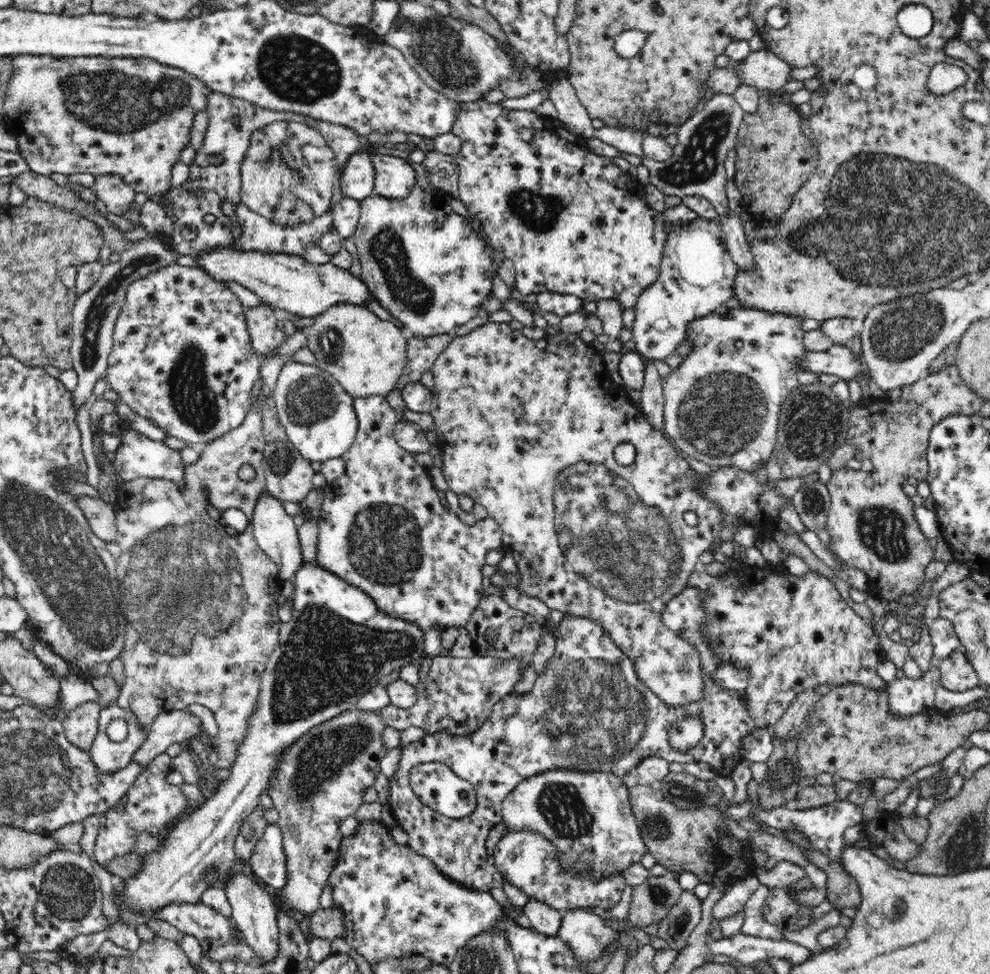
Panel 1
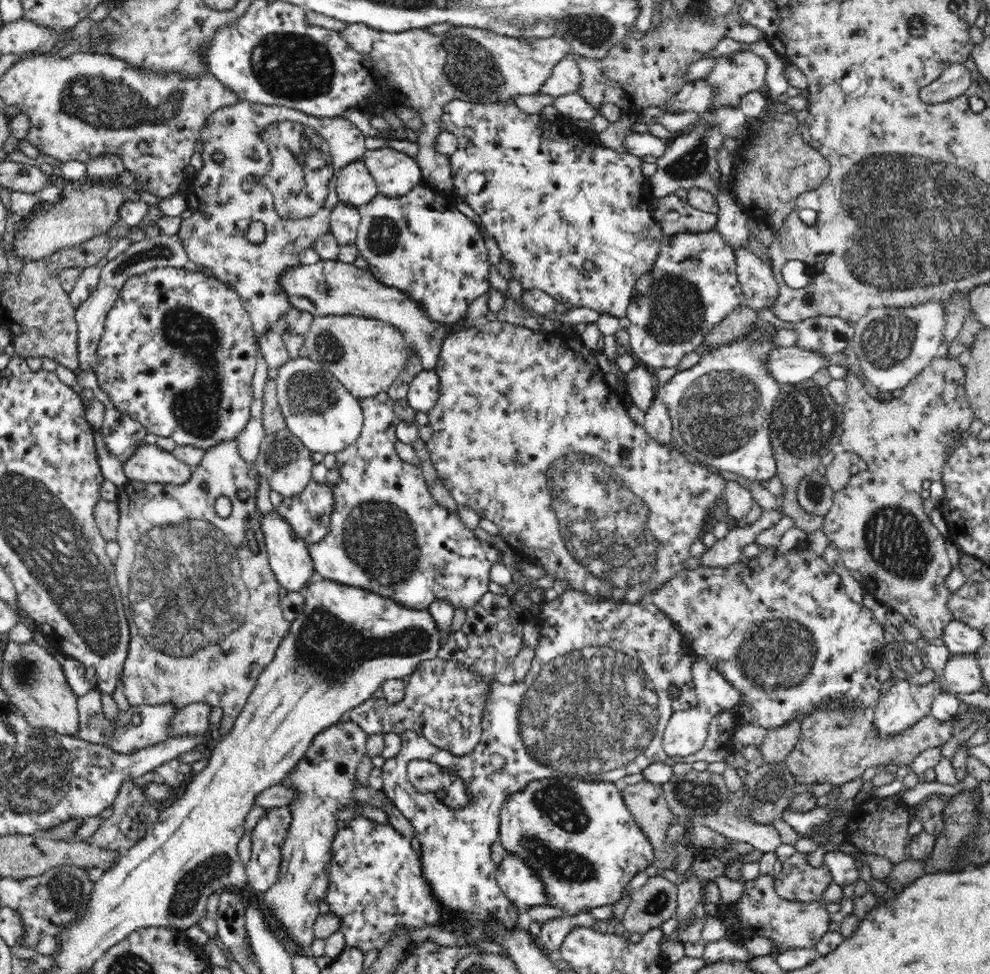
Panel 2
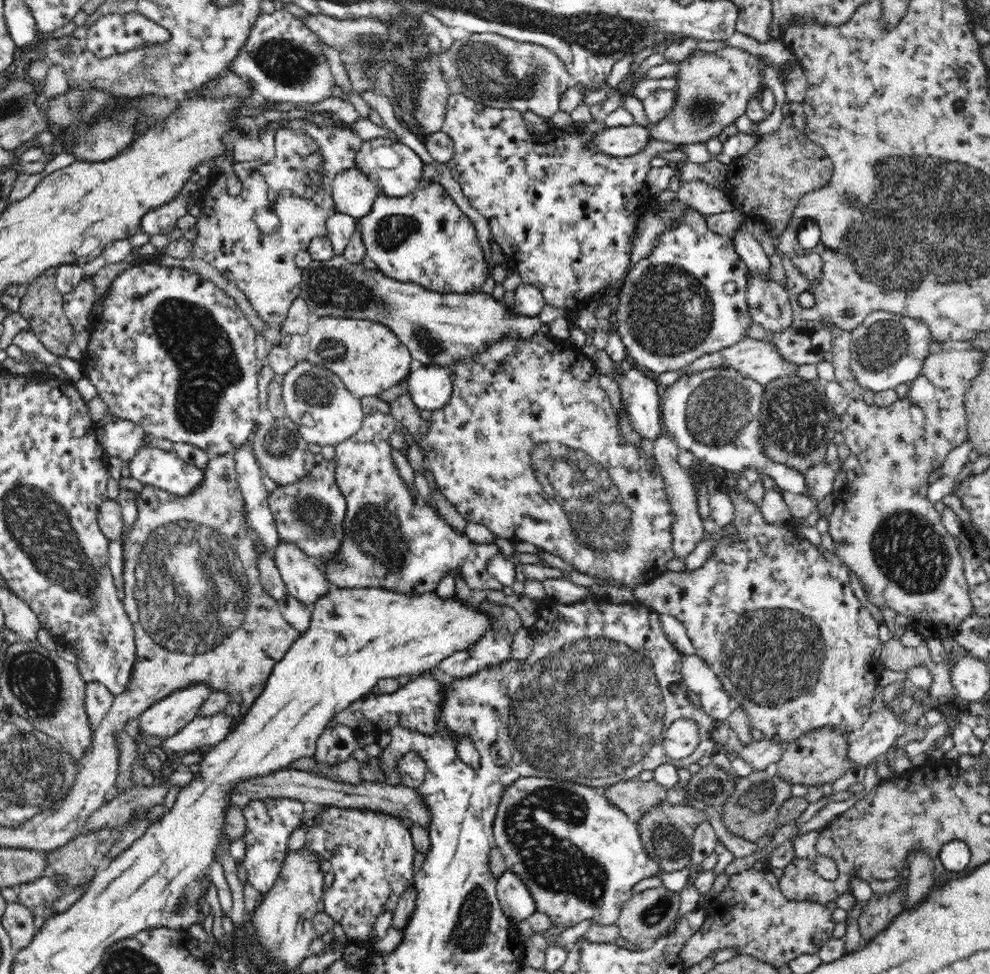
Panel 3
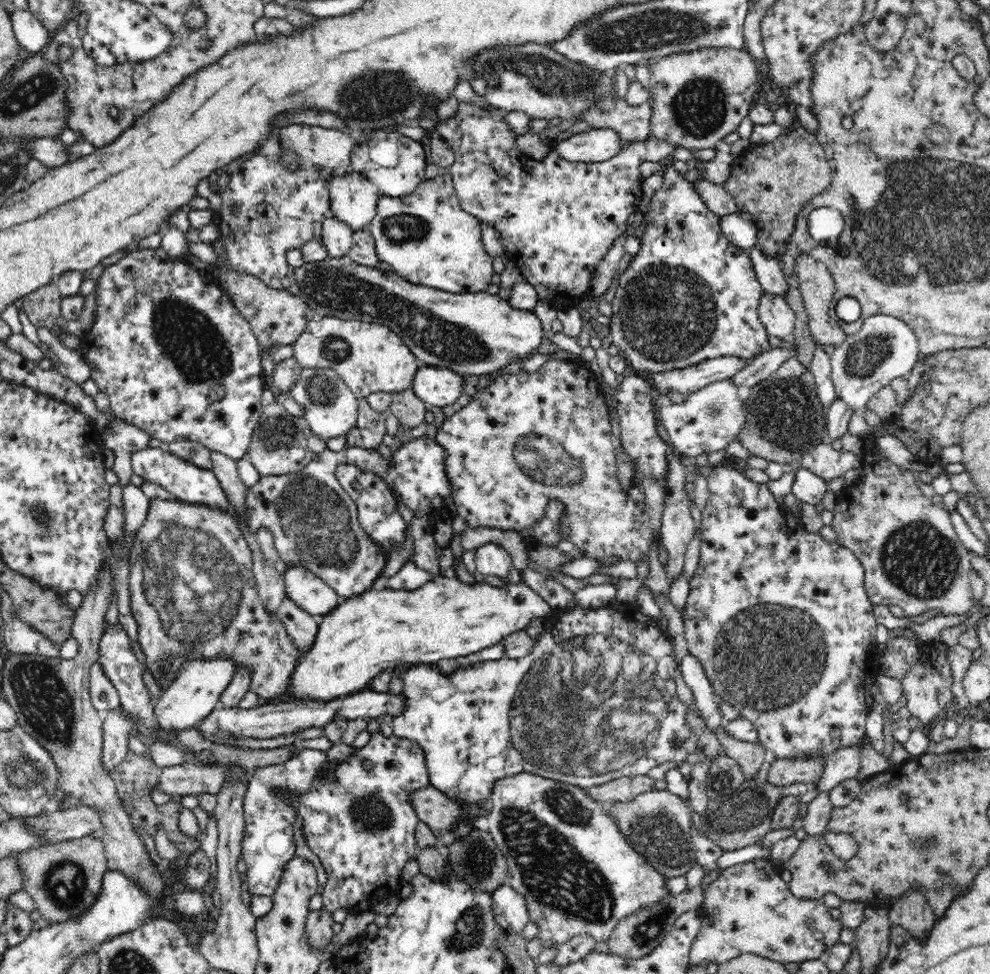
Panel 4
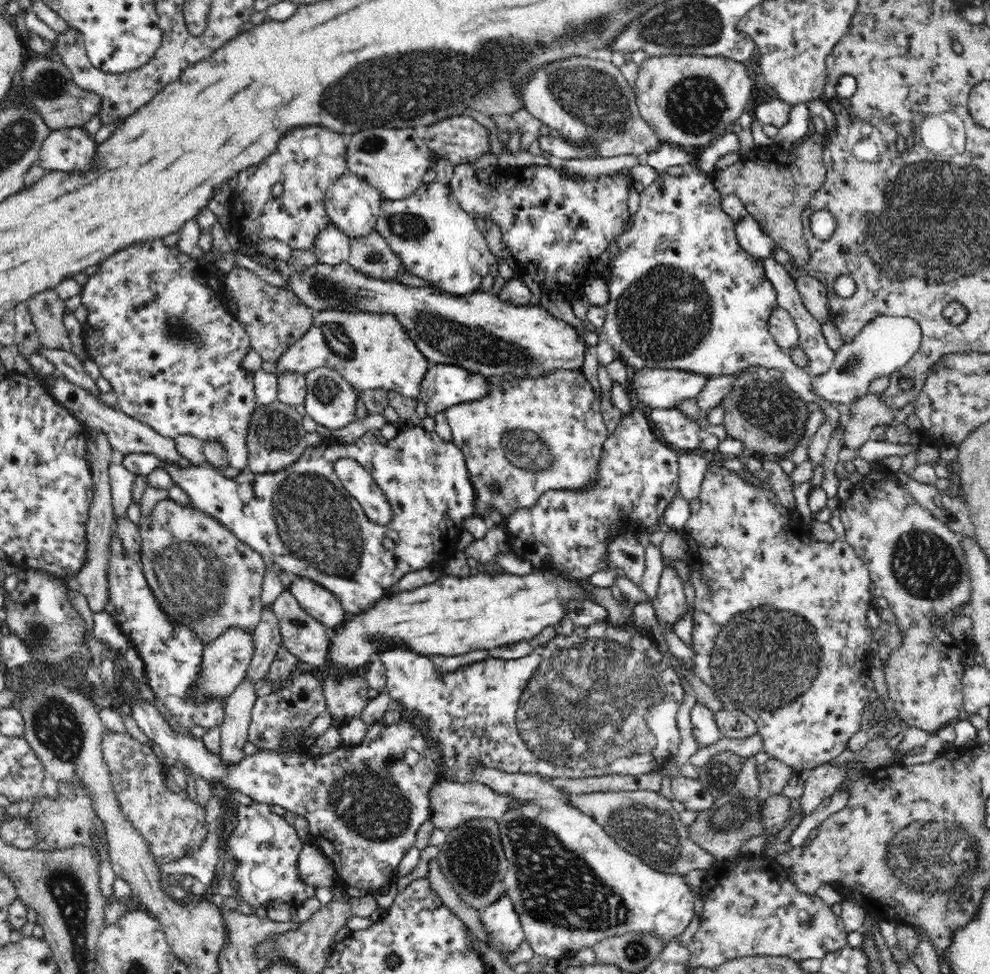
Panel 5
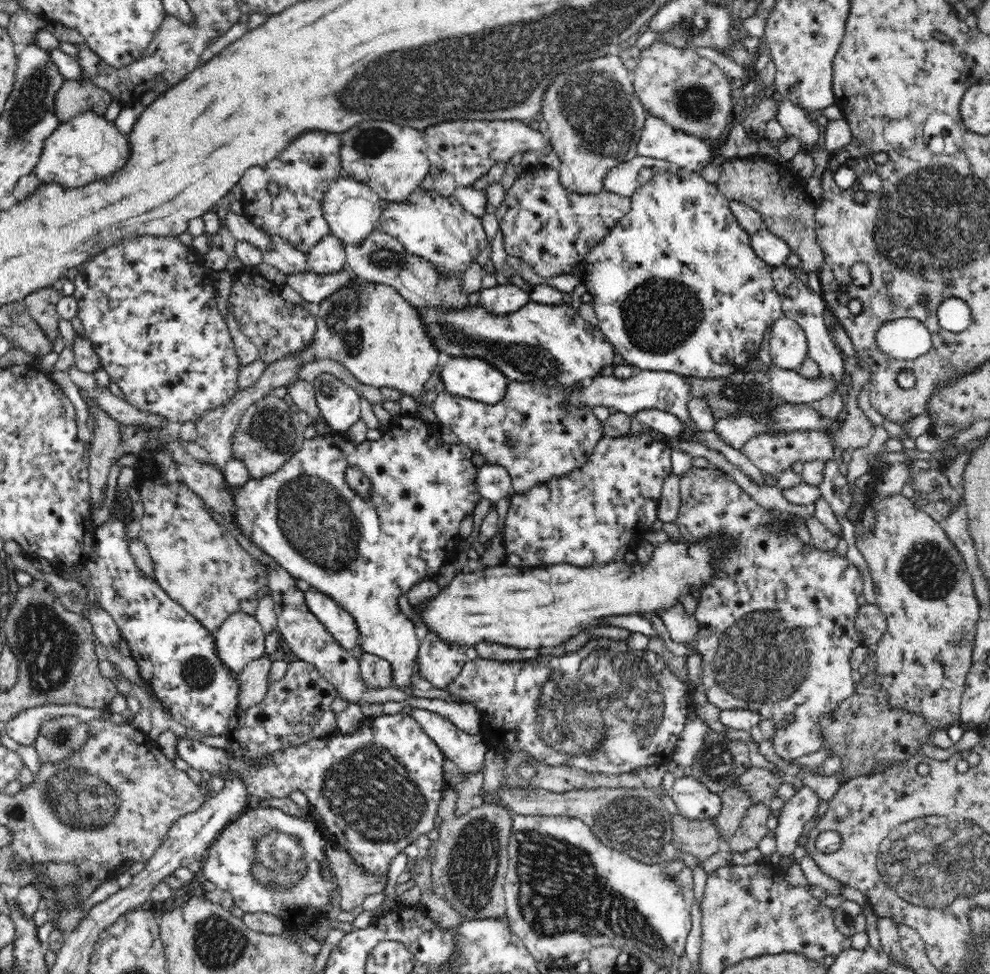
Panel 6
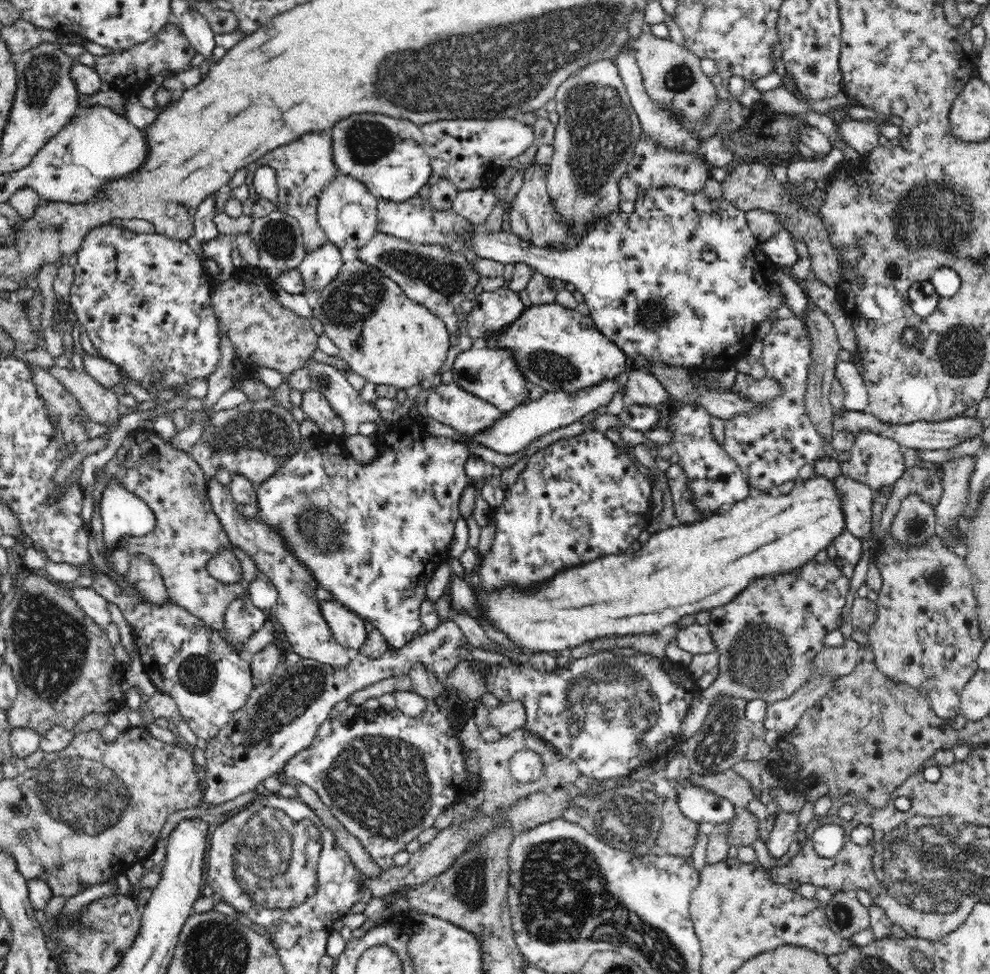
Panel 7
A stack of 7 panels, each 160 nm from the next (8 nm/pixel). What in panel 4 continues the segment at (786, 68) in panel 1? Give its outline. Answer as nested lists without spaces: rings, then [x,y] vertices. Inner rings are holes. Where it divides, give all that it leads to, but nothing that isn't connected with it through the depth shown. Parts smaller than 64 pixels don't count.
[[[704,48],[698,51],[686,53],[676,53],[666,57],[657,59],[656,63],[650,67],[653,88],[649,90],[649,94],[653,96],[653,113],[650,121],[651,135],[665,140],[670,144],[675,144],[678,147],[686,147],[694,150],[702,150],[702,148],[713,148],[721,145],[722,138],[728,136],[731,132],[735,132],[738,125],[749,114],[754,94],[758,91],[758,69],[752,57],[747,54],[744,49],[734,48]]]

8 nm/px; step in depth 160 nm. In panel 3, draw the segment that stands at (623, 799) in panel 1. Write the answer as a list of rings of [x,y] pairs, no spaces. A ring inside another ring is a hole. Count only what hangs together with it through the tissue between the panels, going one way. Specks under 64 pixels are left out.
[[[526,777],[516,780],[514,784],[506,788],[504,796],[502,796],[502,802],[500,802],[500,806],[498,806],[496,818],[494,819],[493,833],[495,846],[502,851],[507,870],[514,872],[514,874],[522,879],[524,885],[530,889],[537,910],[548,914],[554,926],[565,926],[565,928],[568,928],[568,926],[576,926],[578,922],[588,920],[588,918],[592,918],[593,922],[598,925],[615,924],[622,905],[633,895],[632,886],[645,878],[656,877],[662,872],[658,862],[646,852],[636,820],[630,820],[620,808],[614,807],[612,801],[608,801],[608,797],[606,797],[603,789],[572,782],[562,782],[560,778]]]

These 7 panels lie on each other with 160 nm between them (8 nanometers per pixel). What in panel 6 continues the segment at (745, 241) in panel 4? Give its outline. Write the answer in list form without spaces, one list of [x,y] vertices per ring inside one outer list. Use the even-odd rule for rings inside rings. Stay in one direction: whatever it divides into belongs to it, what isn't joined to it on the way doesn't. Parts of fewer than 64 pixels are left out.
[[[766,228],[750,234],[750,246],[760,259],[771,267],[783,265],[791,254],[788,243]]]

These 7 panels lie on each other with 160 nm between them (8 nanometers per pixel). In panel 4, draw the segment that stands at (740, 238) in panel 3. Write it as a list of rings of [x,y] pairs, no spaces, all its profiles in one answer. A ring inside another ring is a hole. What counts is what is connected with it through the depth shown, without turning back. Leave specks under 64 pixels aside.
[[[758,244],[746,252],[749,254],[757,280],[764,293],[784,297],[789,285],[785,280],[778,257],[770,257]]]

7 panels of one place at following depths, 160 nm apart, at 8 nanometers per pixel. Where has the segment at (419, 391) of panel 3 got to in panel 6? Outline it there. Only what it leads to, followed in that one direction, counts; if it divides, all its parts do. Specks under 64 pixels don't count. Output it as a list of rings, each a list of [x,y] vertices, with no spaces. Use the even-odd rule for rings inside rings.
[[[452,357],[441,365],[439,378],[451,396],[494,405],[506,395],[508,378],[478,357]]]

